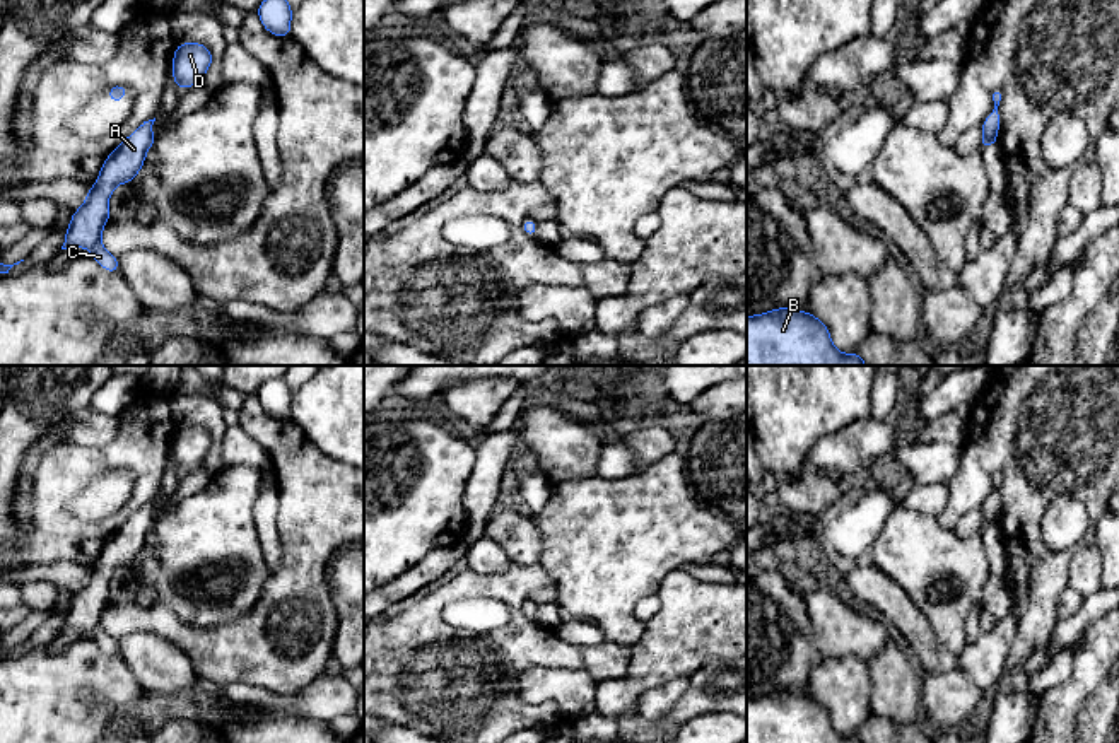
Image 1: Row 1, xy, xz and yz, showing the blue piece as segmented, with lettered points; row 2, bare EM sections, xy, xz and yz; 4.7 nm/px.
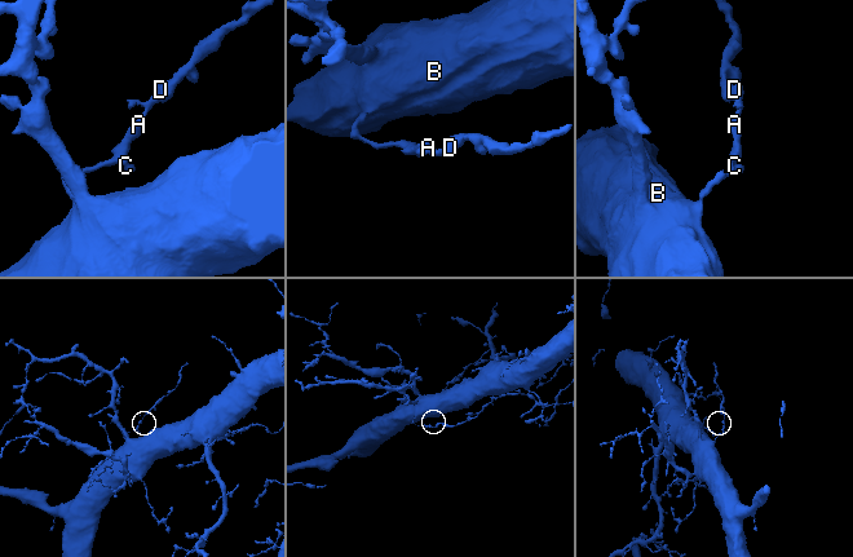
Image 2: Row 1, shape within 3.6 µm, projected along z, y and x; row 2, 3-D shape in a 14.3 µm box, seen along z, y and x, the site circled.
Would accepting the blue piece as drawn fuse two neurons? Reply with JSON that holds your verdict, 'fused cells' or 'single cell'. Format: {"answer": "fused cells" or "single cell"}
{"answer": "single cell"}

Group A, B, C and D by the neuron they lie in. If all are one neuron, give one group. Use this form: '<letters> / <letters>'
A B C D

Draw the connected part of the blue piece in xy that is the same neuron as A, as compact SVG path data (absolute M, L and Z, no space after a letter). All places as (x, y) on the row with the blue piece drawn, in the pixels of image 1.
M154 120L144 121L104 161L97 181L87 190L84 205L73 212L62 249L77 246L92 253L92 258L108 272L118 273L118 258L101 244L101 232L109 220L108 200L121 183L132 183L154 145Z

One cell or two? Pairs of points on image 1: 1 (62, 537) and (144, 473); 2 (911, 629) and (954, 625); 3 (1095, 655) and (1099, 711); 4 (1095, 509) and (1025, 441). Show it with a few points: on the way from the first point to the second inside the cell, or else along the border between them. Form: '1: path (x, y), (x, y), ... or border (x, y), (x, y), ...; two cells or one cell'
1: path (87, 537), (113, 523), (137, 499); one cell
2: border (908, 595), (928, 622), (933, 636), (957, 655); two cells
3: border (1101, 682), (1085, 701), (1077, 721); two cells
4: path (1085, 491), (1044, 450); one cell

